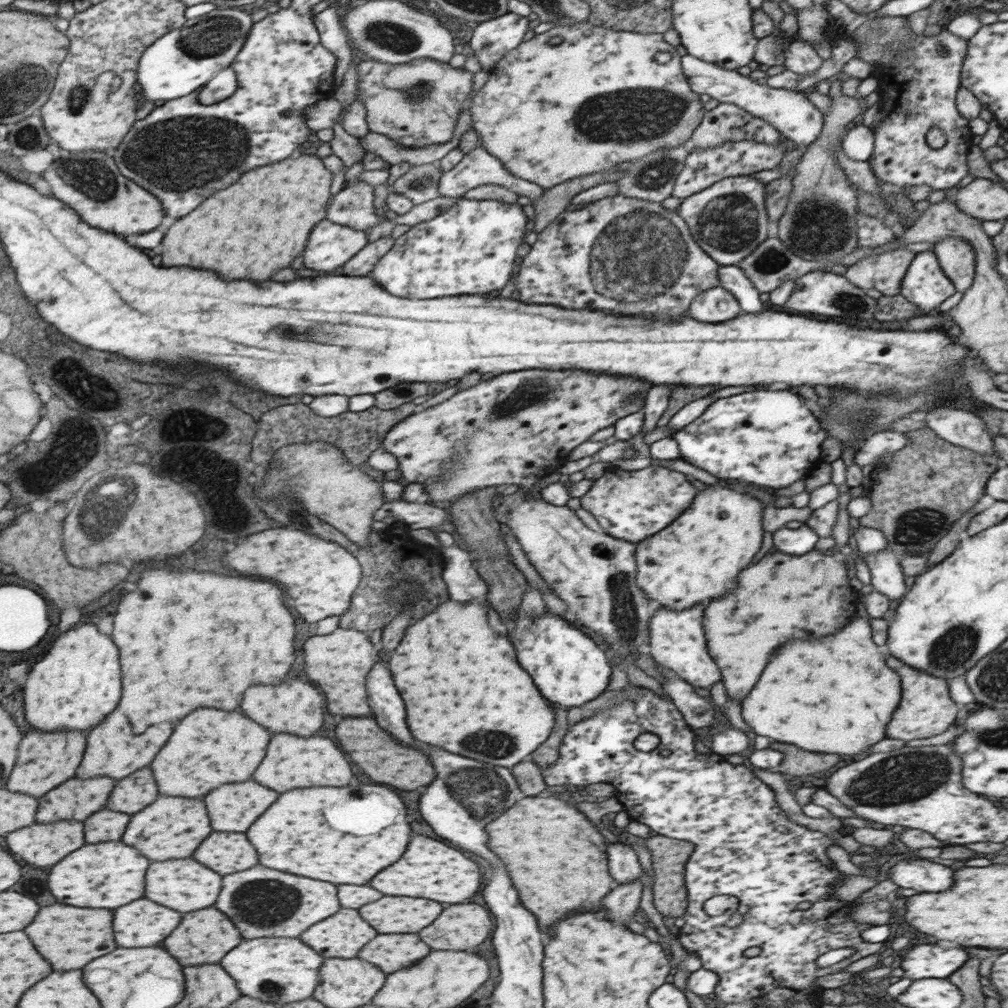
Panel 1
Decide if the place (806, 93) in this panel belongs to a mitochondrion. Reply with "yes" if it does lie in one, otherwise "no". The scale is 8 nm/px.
no

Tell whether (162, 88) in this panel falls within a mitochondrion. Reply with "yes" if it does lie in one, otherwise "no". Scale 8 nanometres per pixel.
no

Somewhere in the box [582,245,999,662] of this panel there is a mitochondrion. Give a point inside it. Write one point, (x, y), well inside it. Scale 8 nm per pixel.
(624, 614)

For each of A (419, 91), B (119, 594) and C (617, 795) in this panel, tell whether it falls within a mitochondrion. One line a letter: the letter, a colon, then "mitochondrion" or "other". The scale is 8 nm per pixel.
A: mitochondrion
B: other
C: other

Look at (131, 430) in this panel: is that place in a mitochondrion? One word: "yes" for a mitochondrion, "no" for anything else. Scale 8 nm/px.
no

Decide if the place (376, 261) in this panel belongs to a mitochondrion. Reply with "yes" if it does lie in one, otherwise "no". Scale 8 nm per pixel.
no

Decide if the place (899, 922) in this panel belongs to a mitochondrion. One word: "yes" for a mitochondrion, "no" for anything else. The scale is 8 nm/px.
no

